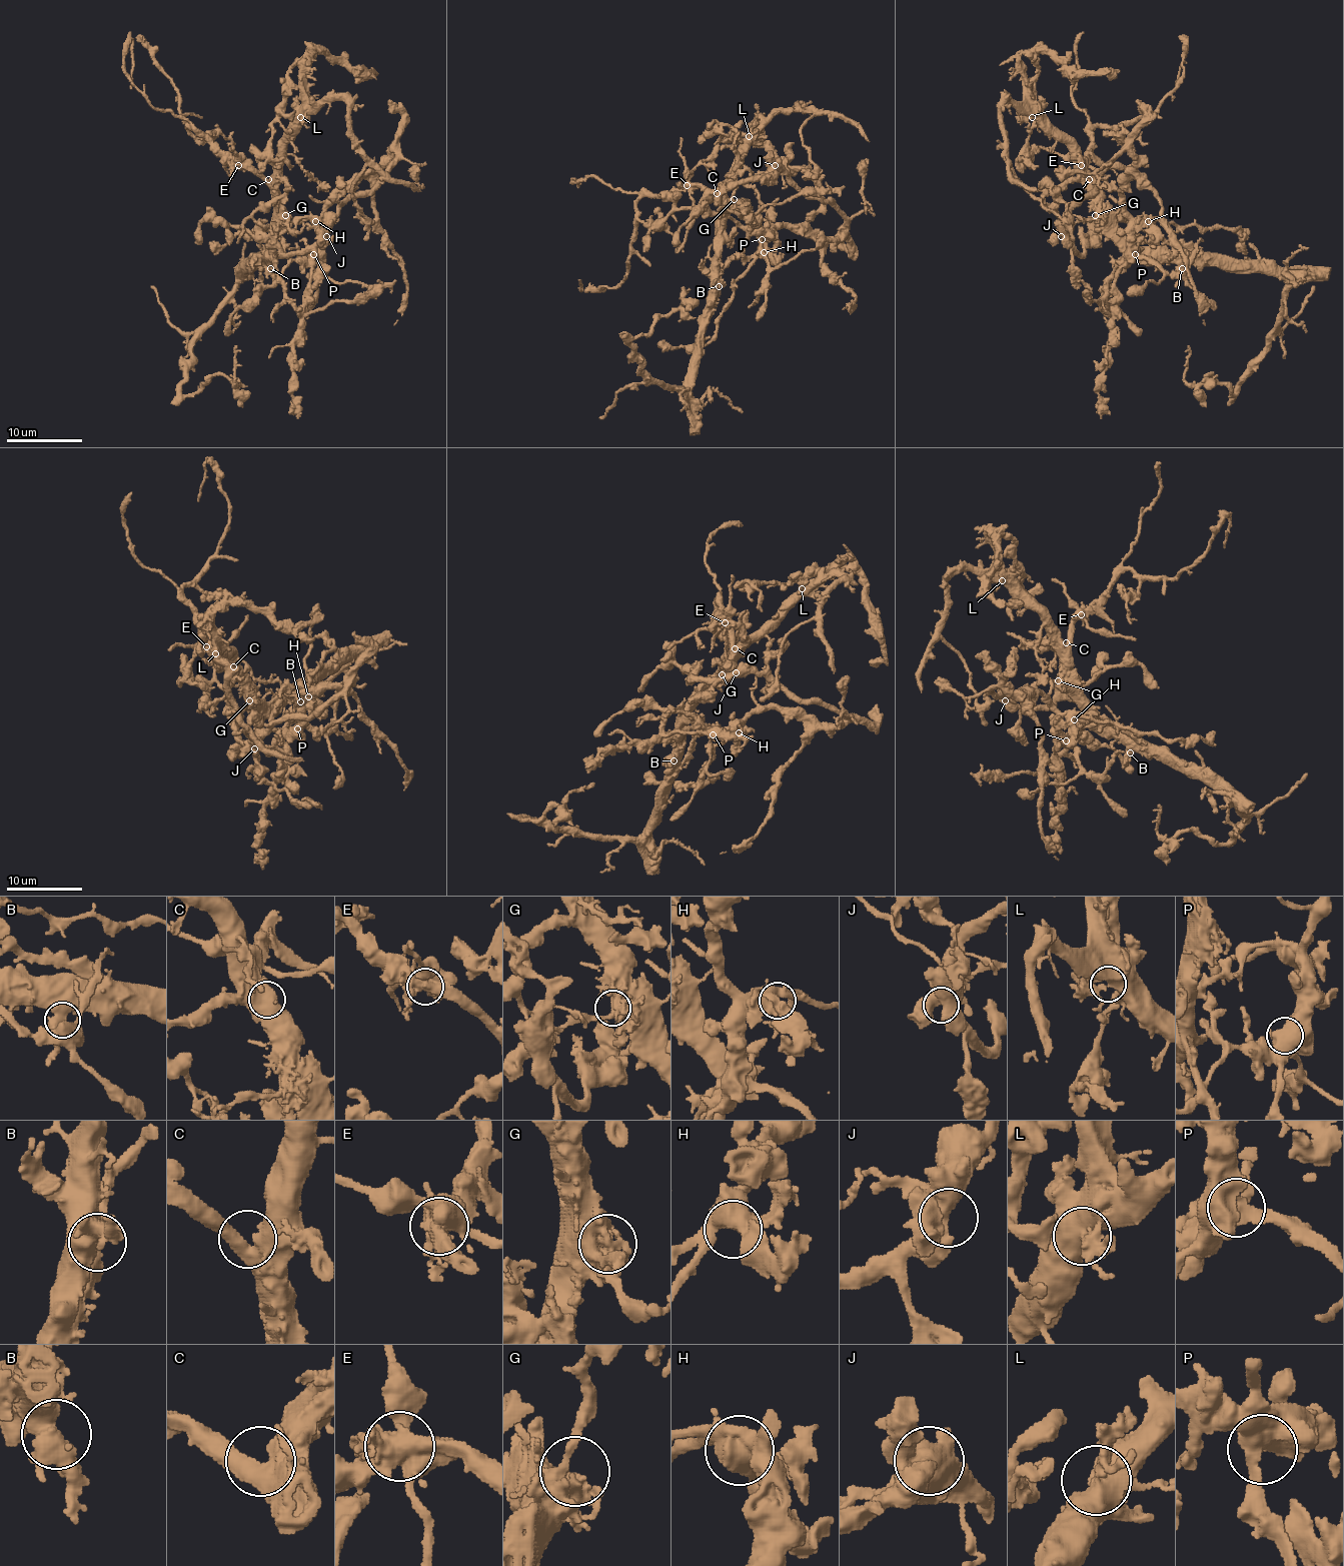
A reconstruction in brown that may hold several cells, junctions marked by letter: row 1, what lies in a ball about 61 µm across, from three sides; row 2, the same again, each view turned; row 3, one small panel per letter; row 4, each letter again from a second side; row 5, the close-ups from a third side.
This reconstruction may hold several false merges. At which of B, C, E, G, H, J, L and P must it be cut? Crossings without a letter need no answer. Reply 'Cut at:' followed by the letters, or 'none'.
Cut at: none

